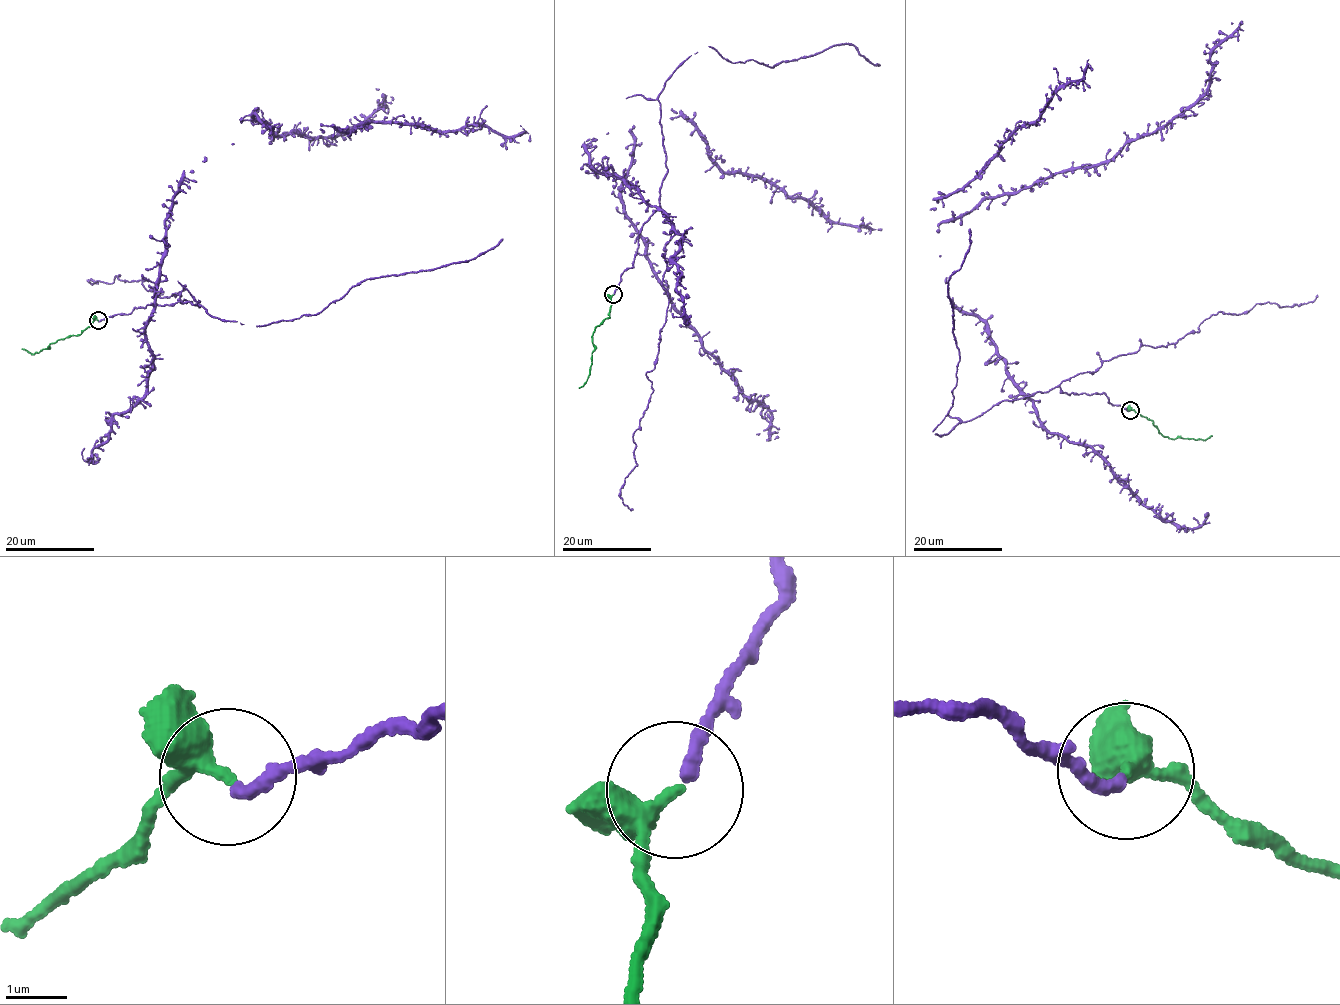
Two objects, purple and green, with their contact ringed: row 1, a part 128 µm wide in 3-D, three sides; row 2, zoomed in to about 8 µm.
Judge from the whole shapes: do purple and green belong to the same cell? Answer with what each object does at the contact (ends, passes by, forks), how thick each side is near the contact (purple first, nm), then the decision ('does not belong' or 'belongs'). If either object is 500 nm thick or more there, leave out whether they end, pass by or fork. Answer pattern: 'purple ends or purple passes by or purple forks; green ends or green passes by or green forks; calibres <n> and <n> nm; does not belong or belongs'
purple ends; green passes by; calibres 200 and 280 nm; belongs

